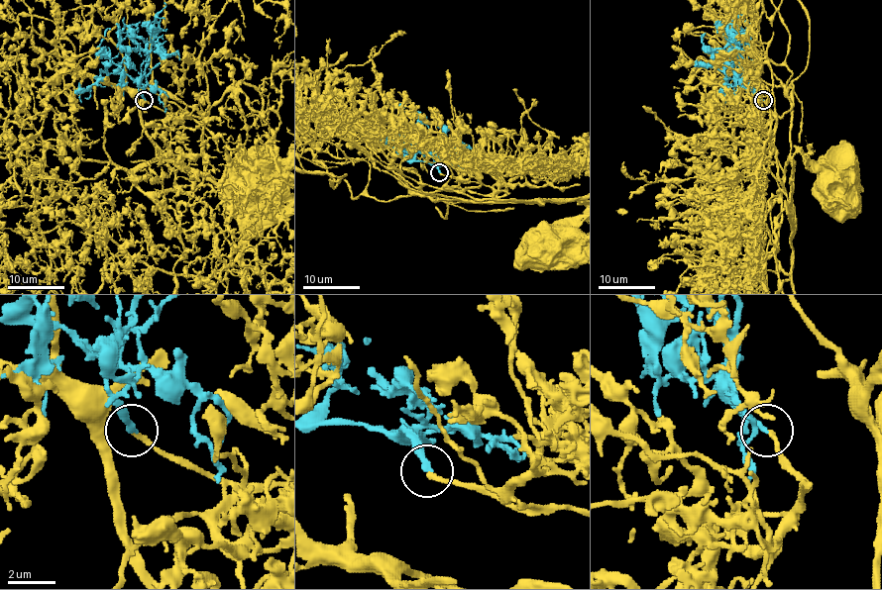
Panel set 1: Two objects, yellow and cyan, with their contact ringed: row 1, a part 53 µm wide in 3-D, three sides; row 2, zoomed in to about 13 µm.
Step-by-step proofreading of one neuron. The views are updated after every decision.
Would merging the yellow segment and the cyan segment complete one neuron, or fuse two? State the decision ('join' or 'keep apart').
join

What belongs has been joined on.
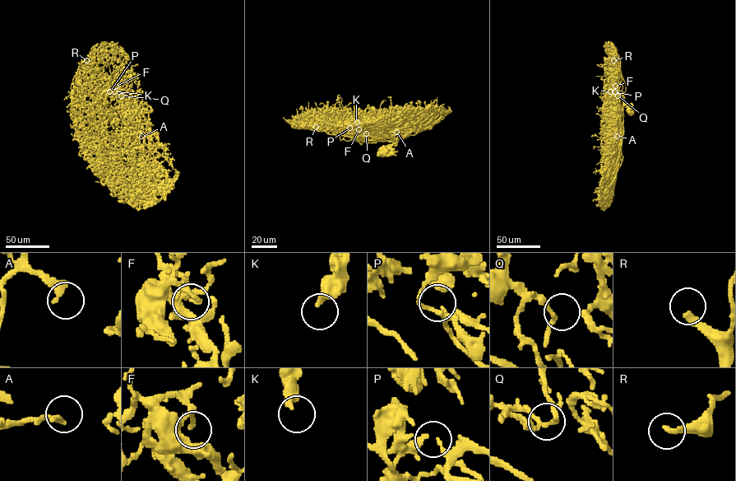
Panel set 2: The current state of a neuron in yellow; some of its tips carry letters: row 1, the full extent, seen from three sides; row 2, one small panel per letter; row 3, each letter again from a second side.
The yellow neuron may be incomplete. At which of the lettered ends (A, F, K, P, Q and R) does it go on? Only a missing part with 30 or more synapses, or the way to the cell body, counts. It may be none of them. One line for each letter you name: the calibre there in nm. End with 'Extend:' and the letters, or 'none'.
A: 260 nm
R: 240 nm
Extend: A, R

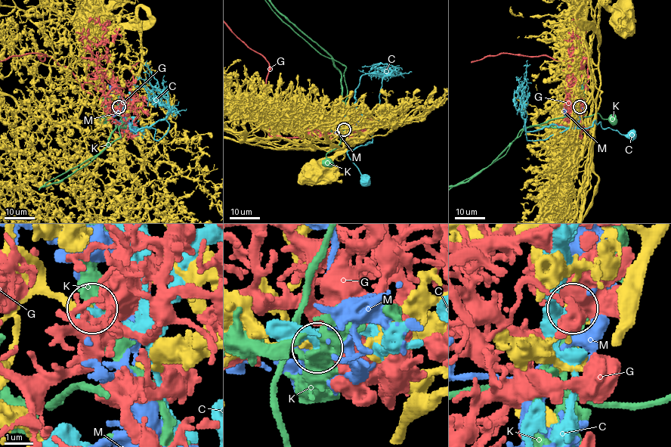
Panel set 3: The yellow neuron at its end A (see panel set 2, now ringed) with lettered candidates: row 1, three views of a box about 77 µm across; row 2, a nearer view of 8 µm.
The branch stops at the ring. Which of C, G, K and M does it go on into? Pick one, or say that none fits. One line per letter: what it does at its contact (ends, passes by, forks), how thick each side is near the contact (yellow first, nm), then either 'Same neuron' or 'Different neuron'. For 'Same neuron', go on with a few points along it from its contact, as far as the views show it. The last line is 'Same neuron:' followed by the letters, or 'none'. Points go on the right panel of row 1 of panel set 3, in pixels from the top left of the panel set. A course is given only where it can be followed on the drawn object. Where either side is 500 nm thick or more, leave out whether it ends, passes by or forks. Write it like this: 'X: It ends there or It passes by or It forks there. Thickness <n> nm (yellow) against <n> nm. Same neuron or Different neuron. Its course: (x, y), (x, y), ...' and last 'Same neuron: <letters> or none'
C: Thickness 280 nm (yellow) against 550 nm. Different neuron
G: Thickness 240 nm (yellow) against 550 nm. Different neuron
K: It passes by. Thickness 260 nm (yellow) against 400 nm. Different neuron
M: It ends there. Thickness 240 nm (yellow) against 170 nm. Same neuron
Same neuron: M

